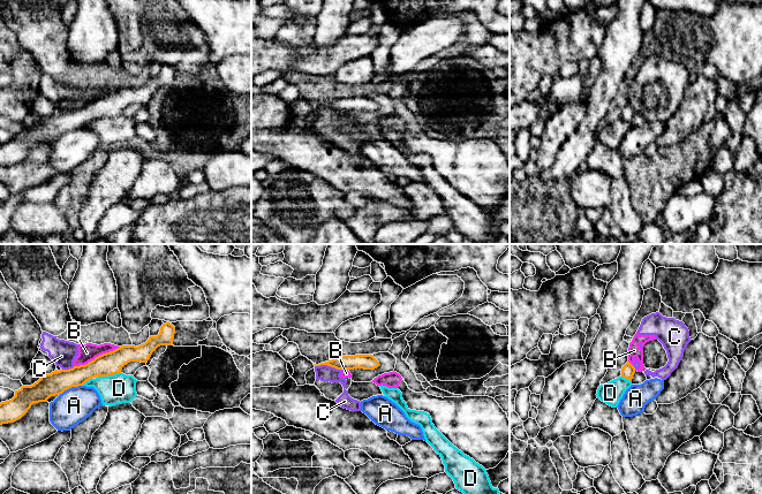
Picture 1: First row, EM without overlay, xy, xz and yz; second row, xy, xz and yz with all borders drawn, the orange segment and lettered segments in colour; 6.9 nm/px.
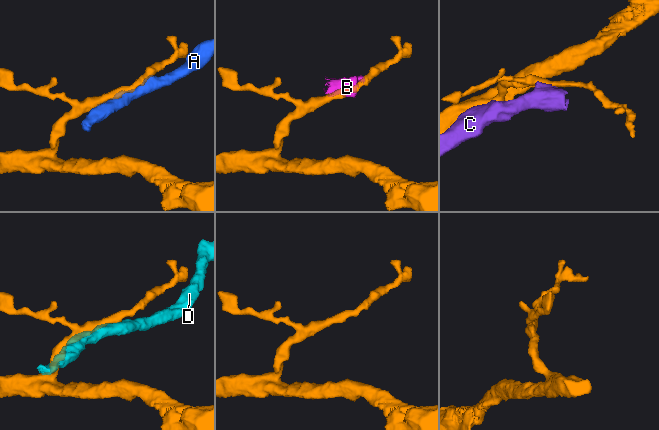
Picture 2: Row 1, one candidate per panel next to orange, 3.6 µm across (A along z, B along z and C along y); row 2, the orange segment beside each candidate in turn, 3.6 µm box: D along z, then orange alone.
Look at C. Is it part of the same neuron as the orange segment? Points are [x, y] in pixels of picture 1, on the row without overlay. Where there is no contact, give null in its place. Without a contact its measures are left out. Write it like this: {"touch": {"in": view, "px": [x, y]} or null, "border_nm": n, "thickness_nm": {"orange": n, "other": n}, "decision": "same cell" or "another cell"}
{"touch": {"in": "xz", "px": [327, 107]}, "border_nm": 190, "thickness_nm": {"orange": 100, "other": 110}, "decision": "another cell"}

